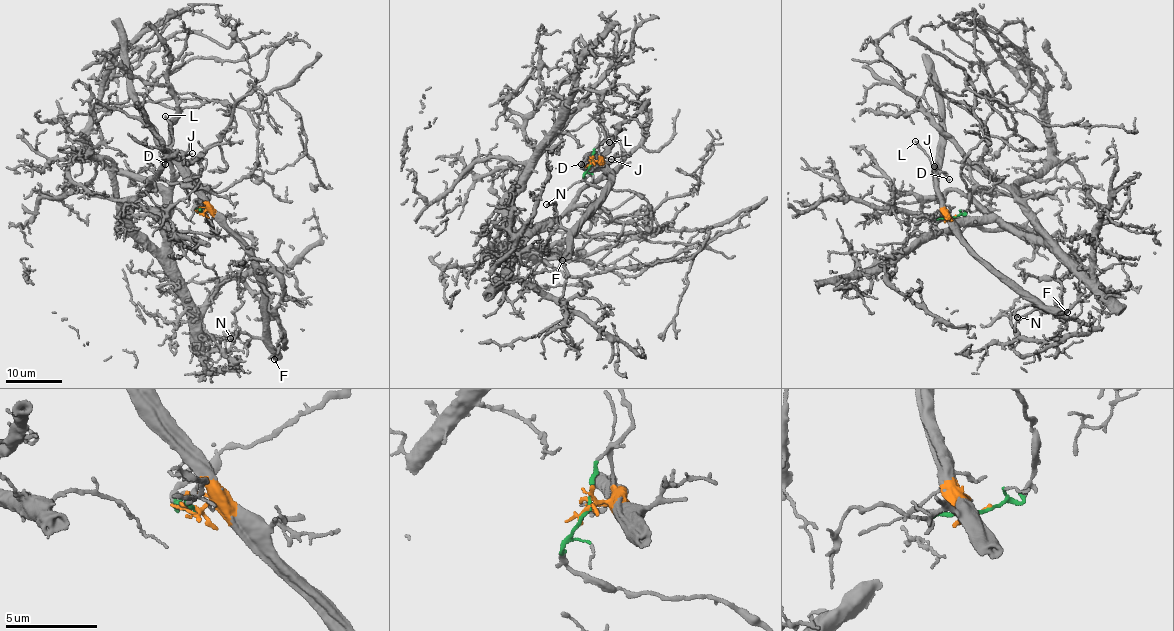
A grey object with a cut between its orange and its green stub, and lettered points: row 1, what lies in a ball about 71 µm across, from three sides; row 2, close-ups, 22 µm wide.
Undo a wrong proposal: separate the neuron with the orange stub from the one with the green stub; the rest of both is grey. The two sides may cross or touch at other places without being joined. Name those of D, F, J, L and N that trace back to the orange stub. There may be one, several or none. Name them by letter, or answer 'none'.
D, F, J, L, N

